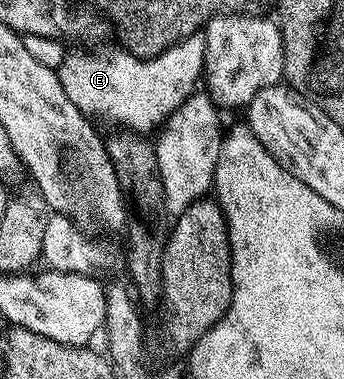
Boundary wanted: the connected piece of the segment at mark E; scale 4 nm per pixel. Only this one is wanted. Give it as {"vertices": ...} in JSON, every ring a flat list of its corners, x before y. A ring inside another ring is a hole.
{"vertices":[[205,34,190,35,151,59,137,59,125,49,104,52,74,51,62,64,57,64,58,80,68,101,72,101,72,105,76,105,76,109,80,109,83,115,93,117,95,120,103,119,106,123,115,123,113,126,118,129,154,133,174,111,184,105,187,98,195,94,197,87,194,86,197,83,199,86,204,75,202,66,205,44]]}

